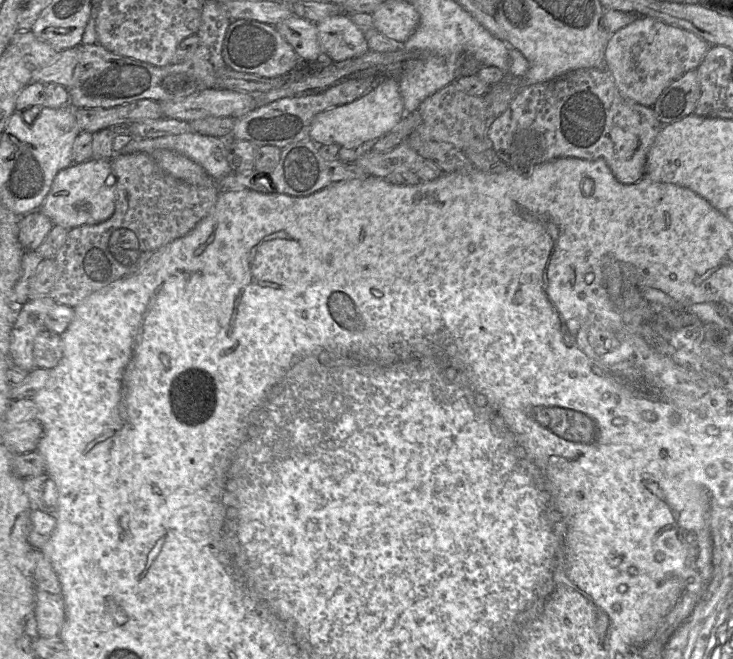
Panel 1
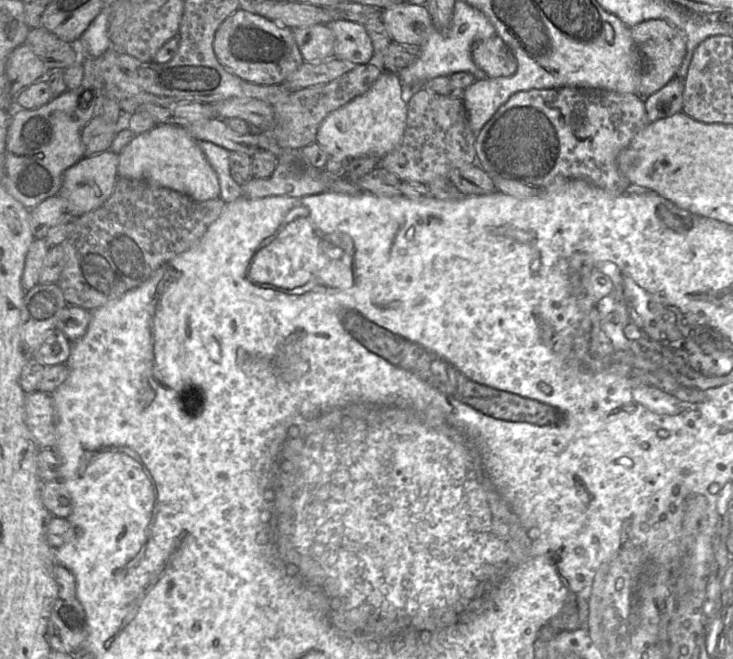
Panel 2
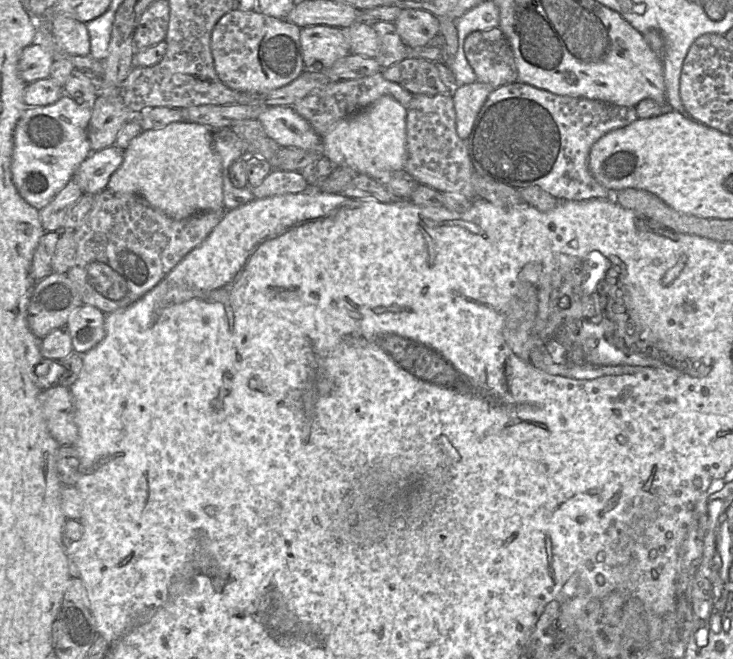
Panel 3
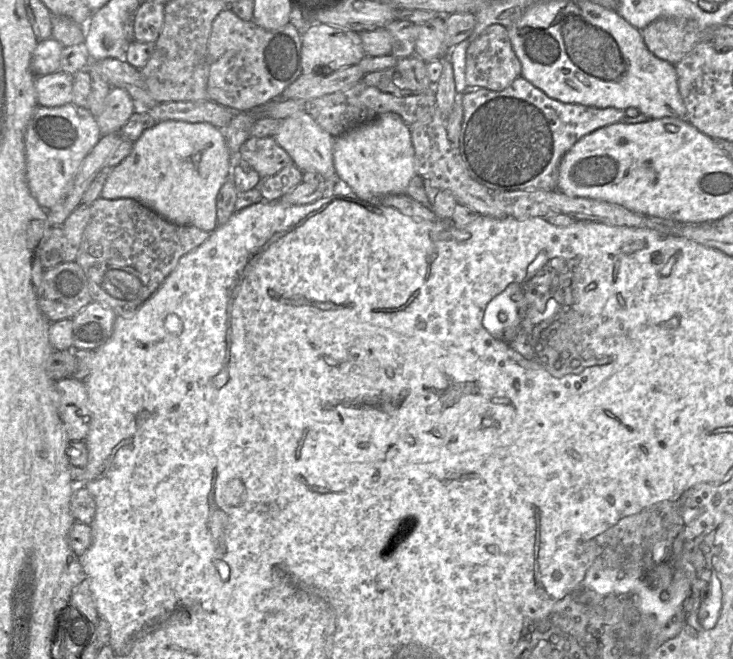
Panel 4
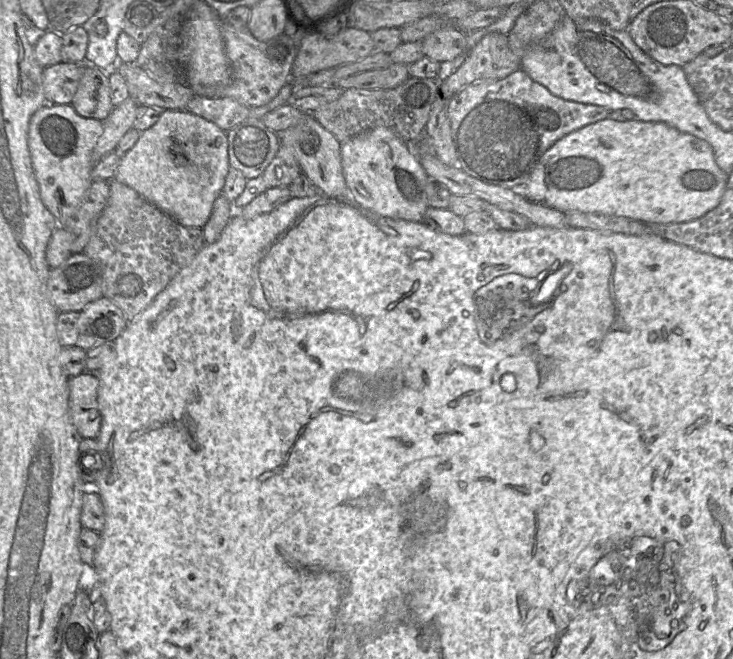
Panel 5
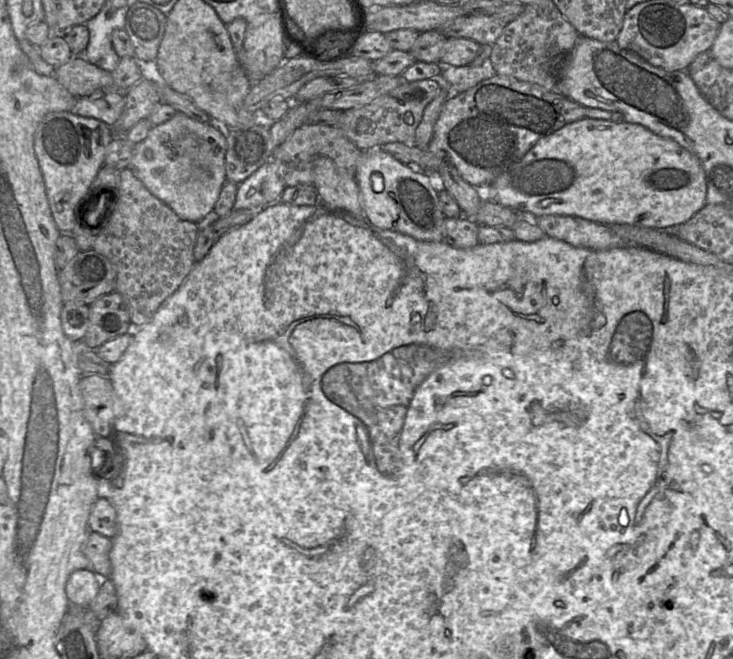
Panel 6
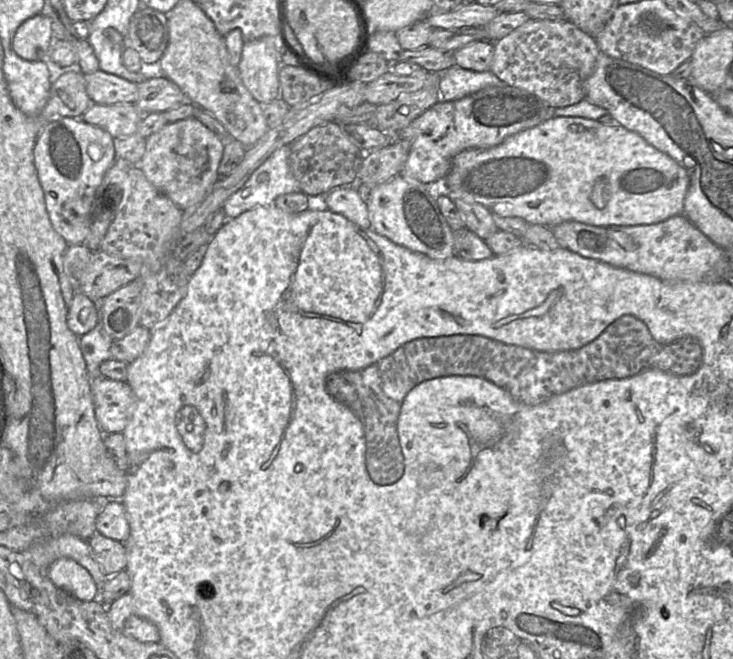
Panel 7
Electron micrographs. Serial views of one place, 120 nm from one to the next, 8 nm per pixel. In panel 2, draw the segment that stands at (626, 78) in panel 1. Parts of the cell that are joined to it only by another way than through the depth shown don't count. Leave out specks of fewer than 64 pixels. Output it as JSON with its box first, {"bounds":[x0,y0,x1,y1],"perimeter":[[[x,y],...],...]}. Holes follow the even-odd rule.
{"bounds":[630,19,686,98],"perimeter":[[[662,19],[643,21],[631,27],[630,32],[643,59],[643,70],[637,95],[647,98],[675,78],[686,54],[684,33],[671,22]]]}

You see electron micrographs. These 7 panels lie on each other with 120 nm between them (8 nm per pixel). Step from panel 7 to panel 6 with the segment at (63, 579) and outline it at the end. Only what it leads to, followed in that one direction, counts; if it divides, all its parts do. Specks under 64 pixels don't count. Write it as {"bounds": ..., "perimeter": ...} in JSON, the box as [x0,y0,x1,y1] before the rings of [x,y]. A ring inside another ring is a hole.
{"bounds":[65,569,101,607],"perimeter":[[[78,569],[71,573],[65,587],[71,605],[89,607],[98,594],[101,580],[94,571],[88,569]]]}

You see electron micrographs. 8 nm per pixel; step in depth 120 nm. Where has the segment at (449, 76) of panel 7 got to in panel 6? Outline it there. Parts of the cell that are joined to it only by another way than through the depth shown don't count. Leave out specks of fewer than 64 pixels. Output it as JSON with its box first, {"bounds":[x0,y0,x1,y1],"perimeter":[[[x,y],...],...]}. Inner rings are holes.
{"bounds":[432,60,496,94],"perimeter":[[[485,60],[480,66],[453,66],[446,62],[438,62],[440,67],[439,75],[432,77],[449,94],[462,93],[479,82],[492,78],[496,72],[489,60]]]}

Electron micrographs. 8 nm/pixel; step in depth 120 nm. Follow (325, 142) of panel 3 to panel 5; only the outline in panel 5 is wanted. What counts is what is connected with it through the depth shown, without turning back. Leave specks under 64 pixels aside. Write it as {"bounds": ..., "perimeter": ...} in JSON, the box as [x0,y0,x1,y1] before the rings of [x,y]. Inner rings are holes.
{"bounds":[341,127,429,222],"perimeter":[[[376,127],[341,143],[343,173],[353,202],[383,217],[424,222],[429,208],[426,194],[429,177],[419,162],[414,145],[386,127]]]}

